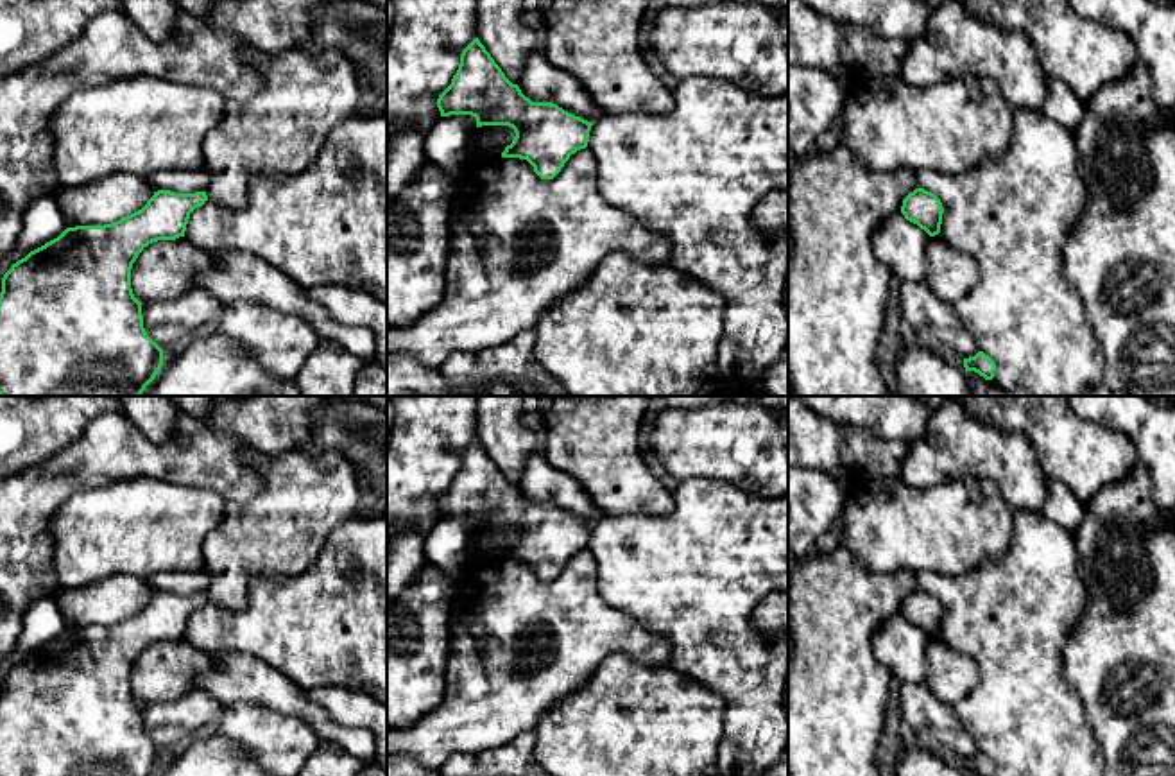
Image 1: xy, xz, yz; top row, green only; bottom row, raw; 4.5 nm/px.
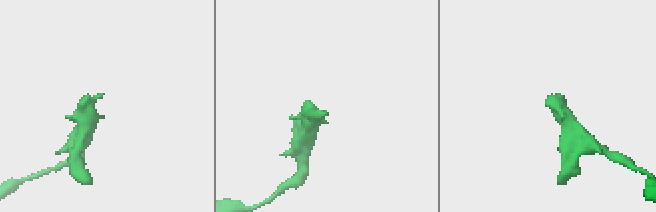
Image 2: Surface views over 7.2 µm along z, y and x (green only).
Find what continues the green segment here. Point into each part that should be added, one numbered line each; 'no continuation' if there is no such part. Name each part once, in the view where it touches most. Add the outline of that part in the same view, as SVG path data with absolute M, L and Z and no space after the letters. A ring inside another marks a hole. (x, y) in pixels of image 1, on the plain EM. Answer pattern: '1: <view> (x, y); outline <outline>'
no continuation

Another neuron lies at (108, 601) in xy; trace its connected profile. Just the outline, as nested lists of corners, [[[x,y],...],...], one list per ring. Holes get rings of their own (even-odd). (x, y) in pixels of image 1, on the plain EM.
[[[115,575],[75,590],[63,588],[56,600],[68,629],[75,629],[116,624],[142,611],[152,597],[147,581]]]

